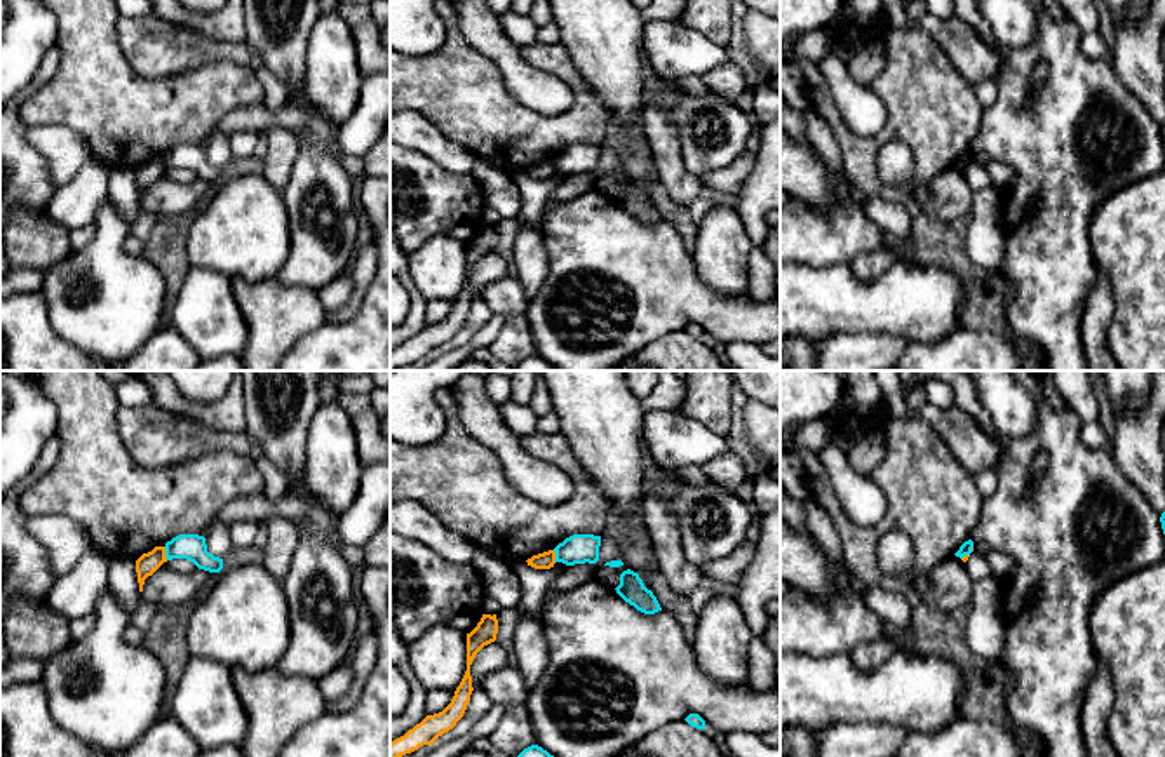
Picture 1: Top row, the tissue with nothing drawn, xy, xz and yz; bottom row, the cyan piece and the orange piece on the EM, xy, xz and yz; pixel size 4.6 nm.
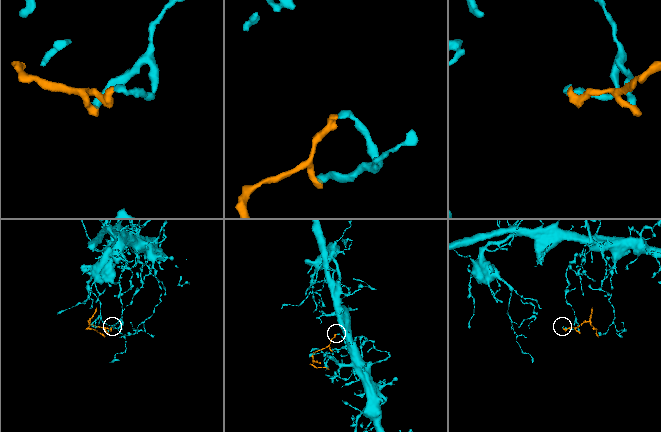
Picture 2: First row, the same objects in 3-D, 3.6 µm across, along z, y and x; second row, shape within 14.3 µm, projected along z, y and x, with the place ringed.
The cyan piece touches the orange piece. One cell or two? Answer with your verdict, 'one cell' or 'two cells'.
two cells

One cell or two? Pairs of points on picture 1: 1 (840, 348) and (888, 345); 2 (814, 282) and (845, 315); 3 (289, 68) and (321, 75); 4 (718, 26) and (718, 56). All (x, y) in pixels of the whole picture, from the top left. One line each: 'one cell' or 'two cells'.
1: one cell
2: one cell
3: two cells
4: two cells

